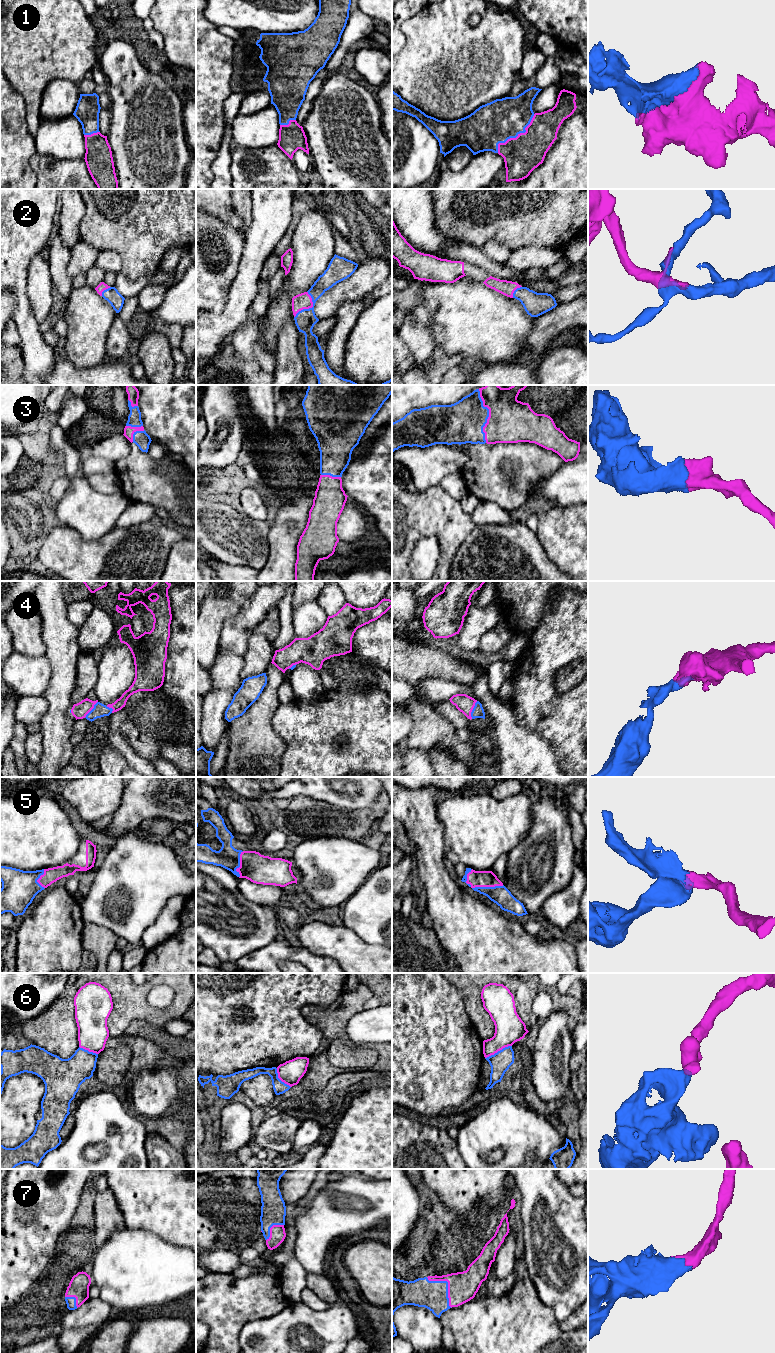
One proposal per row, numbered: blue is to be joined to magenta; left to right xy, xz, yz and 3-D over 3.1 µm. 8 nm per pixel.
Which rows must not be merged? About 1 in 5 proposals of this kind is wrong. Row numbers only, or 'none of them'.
6

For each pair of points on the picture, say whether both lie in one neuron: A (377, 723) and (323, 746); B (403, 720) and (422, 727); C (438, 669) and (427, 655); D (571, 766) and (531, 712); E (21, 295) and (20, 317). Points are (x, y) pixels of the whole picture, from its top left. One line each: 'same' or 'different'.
A: same
B: different
C: same
D: same
E: same

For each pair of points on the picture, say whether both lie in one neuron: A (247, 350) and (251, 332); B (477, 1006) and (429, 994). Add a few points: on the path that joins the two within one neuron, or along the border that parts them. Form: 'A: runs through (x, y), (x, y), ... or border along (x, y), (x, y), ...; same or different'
A: runs through (247, 346), (249, 336); same
B: border along (451, 983), (461, 997), (473, 1025); different

